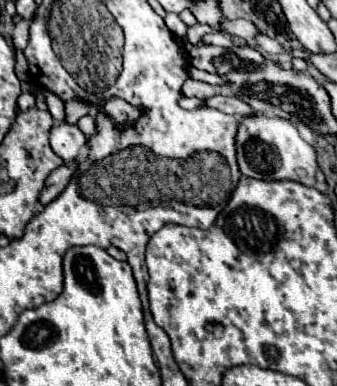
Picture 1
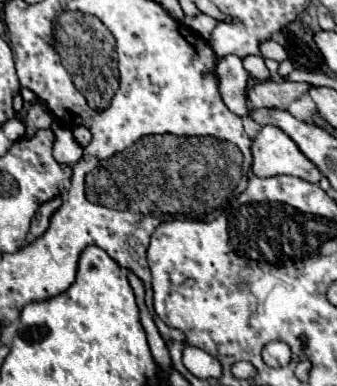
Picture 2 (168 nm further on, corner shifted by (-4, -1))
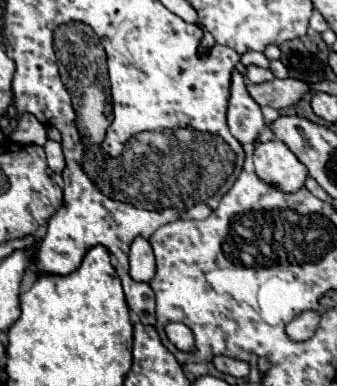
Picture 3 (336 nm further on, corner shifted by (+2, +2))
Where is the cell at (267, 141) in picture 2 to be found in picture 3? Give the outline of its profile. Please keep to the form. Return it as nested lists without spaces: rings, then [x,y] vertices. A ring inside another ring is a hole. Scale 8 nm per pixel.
[[[266,141],[256,145],[252,161],[256,175],[278,191],[296,193],[304,187],[308,171],[282,141]]]

